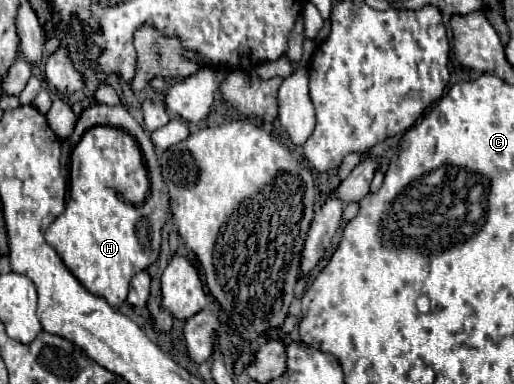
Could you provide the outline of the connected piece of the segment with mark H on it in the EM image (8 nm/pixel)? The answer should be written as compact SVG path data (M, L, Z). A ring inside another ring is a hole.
M94 104L86 108L68 140L70 146L74 146L70 156L70 200L66 210L46 230L46 240L88 292L102 296L112 308L120 308L126 302L130 278L154 264L160 254L162 230L170 212L170 198L162 180L158 154L146 130L132 118L124 104ZM142 154L146 158L148 172L154 172L154 192L148 198L150 178L146 174ZM94 180L102 180L116 188L126 202L122 202L114 190Z

